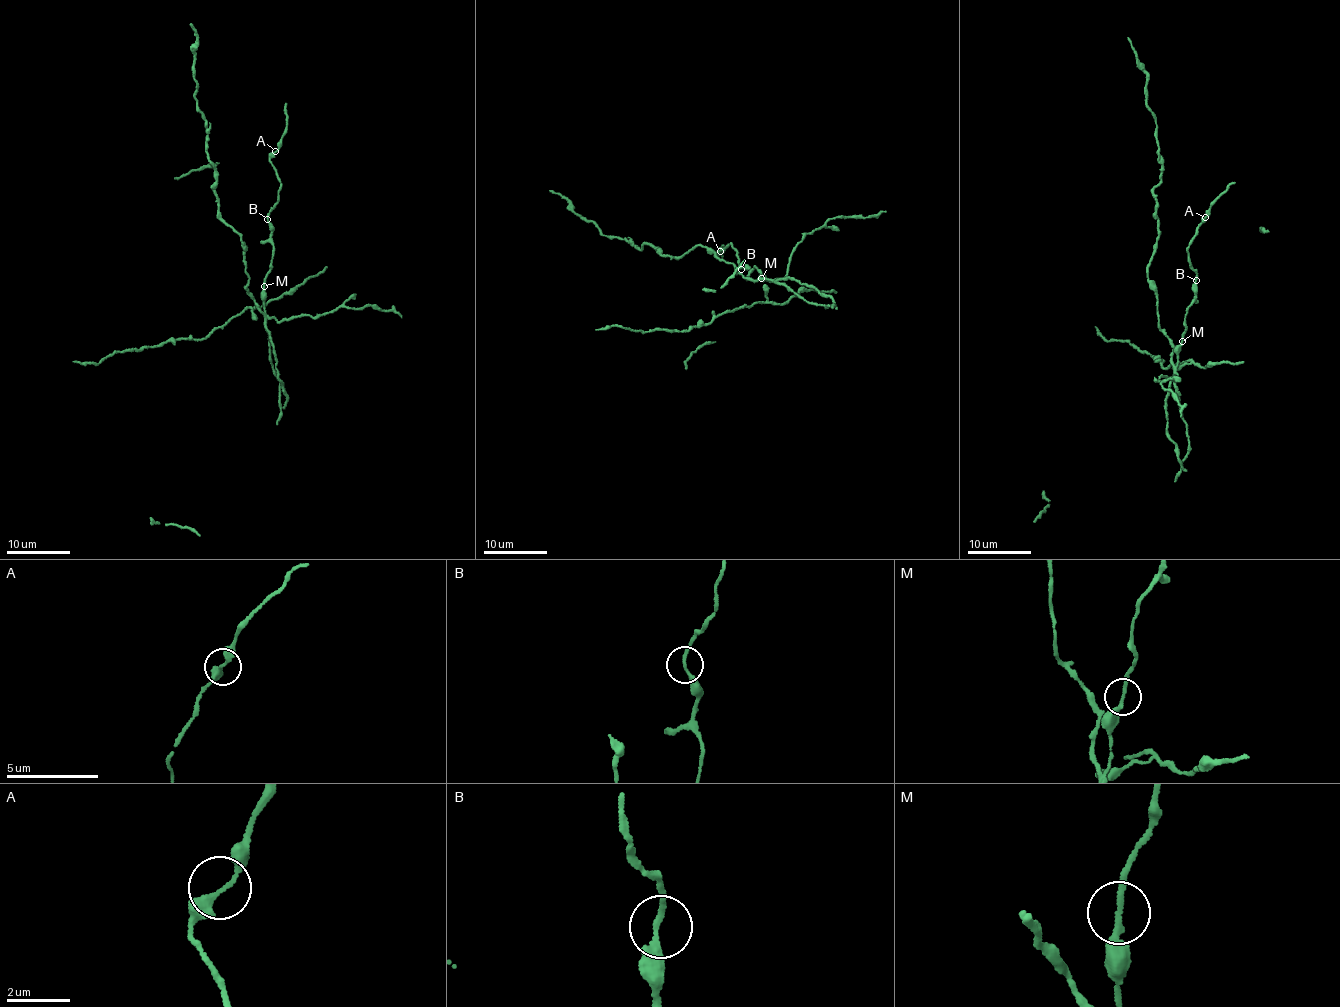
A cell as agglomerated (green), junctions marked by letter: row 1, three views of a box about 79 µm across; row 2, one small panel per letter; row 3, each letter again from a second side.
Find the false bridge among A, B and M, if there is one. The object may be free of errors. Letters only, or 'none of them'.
M

